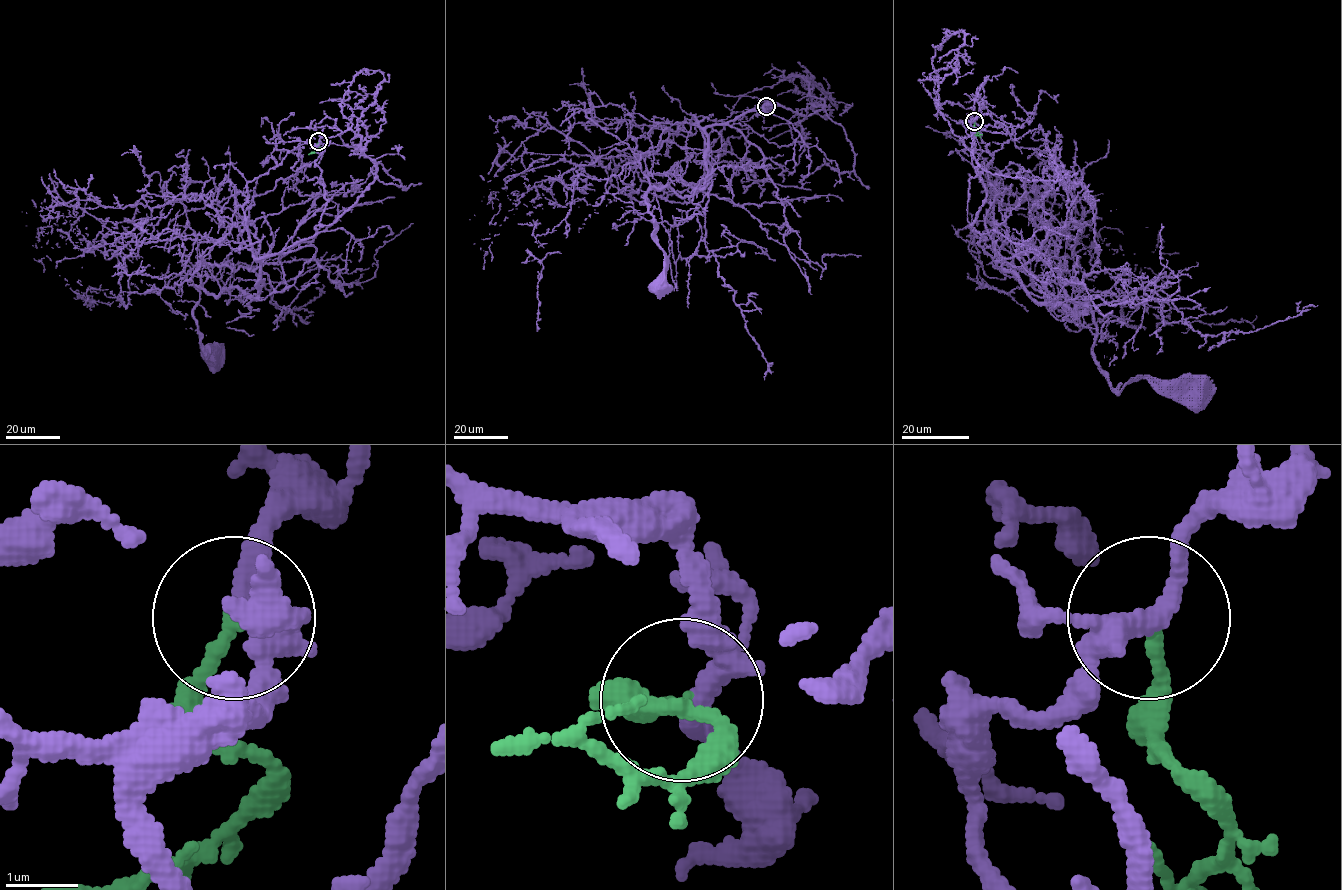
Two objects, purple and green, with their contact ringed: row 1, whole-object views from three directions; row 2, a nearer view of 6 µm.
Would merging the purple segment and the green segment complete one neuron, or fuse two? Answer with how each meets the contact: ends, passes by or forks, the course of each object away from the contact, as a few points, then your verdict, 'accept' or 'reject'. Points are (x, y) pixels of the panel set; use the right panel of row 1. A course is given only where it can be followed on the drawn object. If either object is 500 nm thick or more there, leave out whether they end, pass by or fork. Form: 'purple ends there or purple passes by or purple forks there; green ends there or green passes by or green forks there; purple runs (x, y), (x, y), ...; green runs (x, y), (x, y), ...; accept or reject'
purple forks there; green ends there; purple runs (974, 121), (967, 220), (981, 247), (1000, 268), (1031, 246), (1065, 262), (1113, 387), (1199, 394); green runs (974, 121), (976, 134), (980, 137); reject

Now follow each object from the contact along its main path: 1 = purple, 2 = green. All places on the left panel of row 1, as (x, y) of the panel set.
1: (319, 142), (326, 206), (314, 234), (264, 257), (239, 242), (198, 288), (193, 315), (213, 358)
2: (318, 142), (320, 148), (308, 154)

